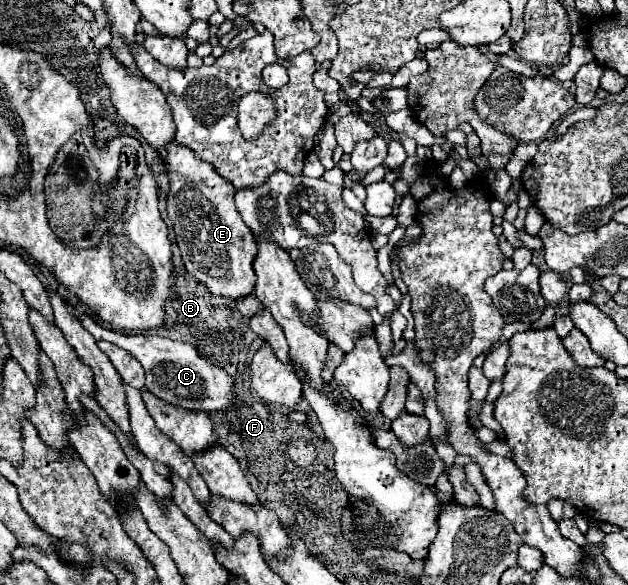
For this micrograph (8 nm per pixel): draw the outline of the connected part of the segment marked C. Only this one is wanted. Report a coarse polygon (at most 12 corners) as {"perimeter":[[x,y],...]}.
{"perimeter":[[105,329],[95,339],[127,349],[159,399],[206,413],[235,403],[235,379],[191,345]]}

